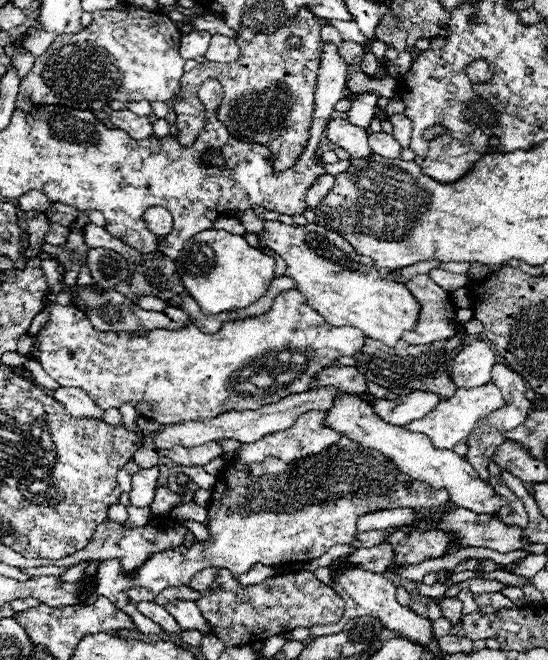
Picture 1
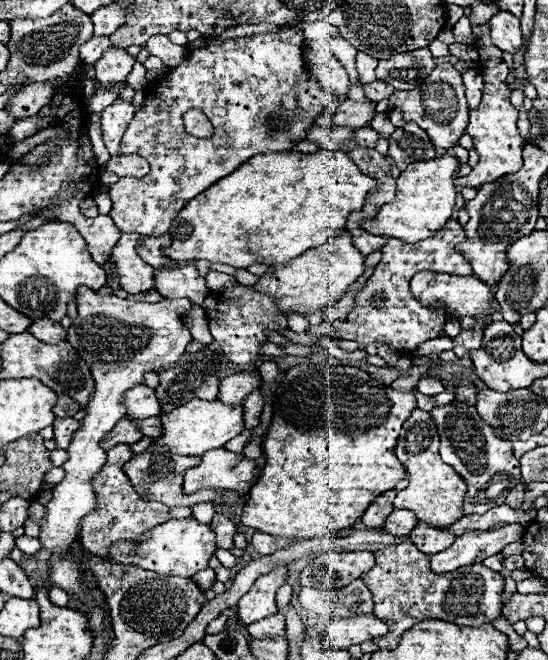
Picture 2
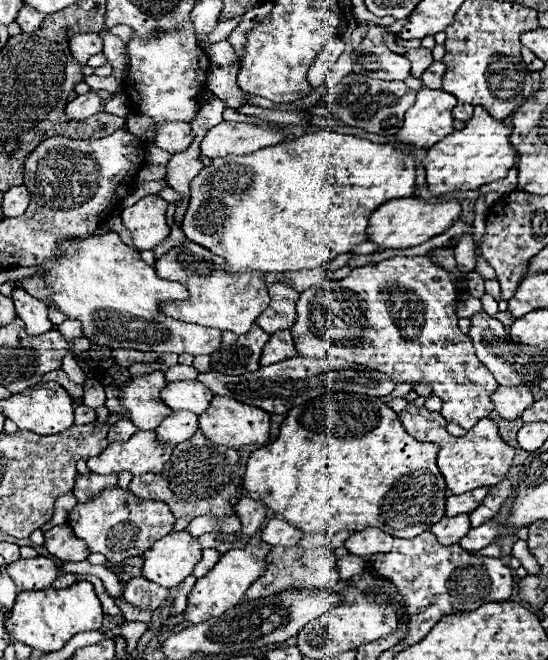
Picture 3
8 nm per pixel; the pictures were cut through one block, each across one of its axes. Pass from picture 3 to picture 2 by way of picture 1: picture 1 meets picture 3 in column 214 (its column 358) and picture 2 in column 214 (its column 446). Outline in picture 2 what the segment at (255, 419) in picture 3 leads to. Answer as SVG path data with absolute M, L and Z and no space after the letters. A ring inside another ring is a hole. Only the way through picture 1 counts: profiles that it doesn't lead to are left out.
M218 448L202 456L202 464L186 470L184 474L184 494L194 494L198 490L228 490L240 492L254 478L256 462L246 456L238 456L230 450Z

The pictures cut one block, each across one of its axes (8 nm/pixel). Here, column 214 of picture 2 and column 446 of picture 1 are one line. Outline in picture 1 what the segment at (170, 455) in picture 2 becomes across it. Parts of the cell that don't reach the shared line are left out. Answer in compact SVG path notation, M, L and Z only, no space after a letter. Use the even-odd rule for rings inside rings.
M346 436L326 450L326 454L310 456L294 466L278 458L254 464L230 464L216 474L208 504L210 522L206 524L206 542L194 540L194 546L184 546L184 552L180 548L156 552L134 574L122 574L120 560L102 560L92 578L92 592L84 602L92 604L102 594L118 610L126 612L142 634L160 634L162 628L140 614L136 604L154 600L164 588L186 586L202 568L228 568L238 578L254 562L266 566L308 562L320 558L336 544L350 544L356 536L356 520L362 514L392 508L434 510L448 504L448 500L446 489L434 490L402 474L394 462L376 450L358 446Z

